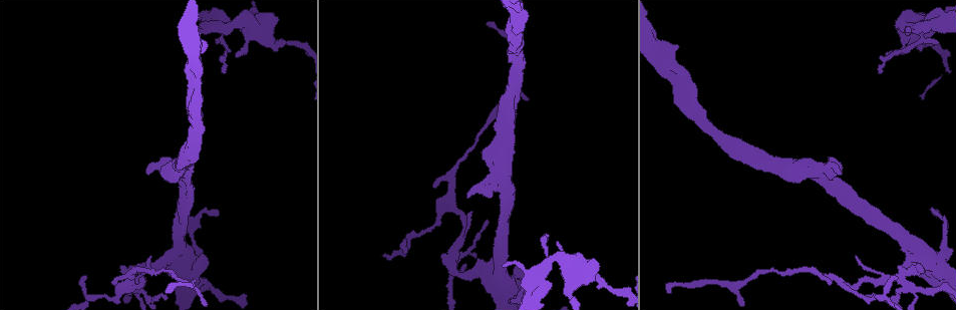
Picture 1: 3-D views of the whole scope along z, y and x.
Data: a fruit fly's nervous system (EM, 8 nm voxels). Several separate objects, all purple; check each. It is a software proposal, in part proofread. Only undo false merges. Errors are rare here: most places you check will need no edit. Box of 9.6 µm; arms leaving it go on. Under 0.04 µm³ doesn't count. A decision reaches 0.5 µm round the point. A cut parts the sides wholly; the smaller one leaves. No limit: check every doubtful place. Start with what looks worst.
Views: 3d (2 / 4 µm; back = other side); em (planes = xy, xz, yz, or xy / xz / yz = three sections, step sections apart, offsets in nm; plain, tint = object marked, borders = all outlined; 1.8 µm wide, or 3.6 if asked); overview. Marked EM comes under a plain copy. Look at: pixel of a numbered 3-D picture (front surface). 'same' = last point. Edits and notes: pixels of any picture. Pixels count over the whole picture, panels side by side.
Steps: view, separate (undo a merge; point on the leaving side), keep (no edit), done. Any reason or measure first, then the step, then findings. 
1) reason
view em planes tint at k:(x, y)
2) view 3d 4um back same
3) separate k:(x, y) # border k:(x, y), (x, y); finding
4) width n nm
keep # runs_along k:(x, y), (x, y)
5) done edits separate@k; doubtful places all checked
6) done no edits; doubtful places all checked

a narrow waist
view em planes tint at 1:(904, 275)

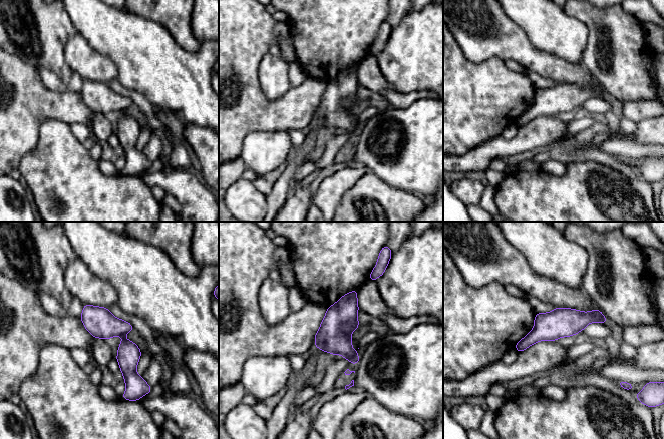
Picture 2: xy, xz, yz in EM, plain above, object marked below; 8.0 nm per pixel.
separate 2:(352, 326) # border 2:(356, 315), (344, 326), (349, 333); two neurons meet here

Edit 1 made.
a fork
view em 3.6um planes tint at 1:(222, 30)

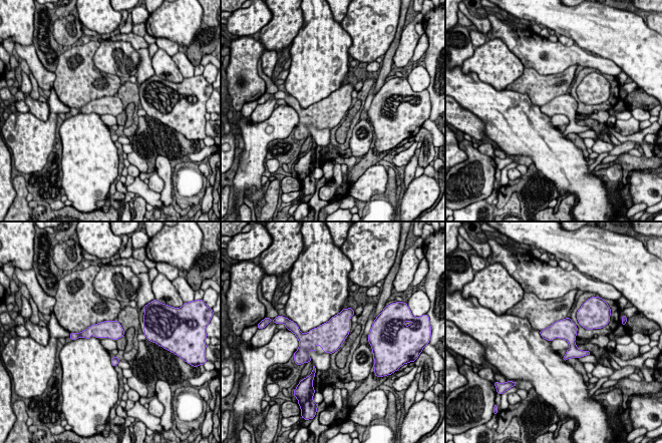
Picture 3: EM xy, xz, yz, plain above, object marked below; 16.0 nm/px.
keep # continuous, no second neuron

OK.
view 3d 4um at 1:(932, 273)

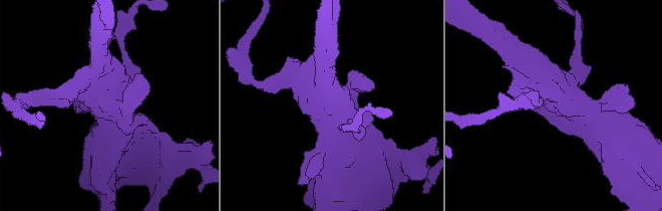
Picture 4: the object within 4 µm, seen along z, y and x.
view em 3.6um xz step 8 tint at 4:(115, 108)

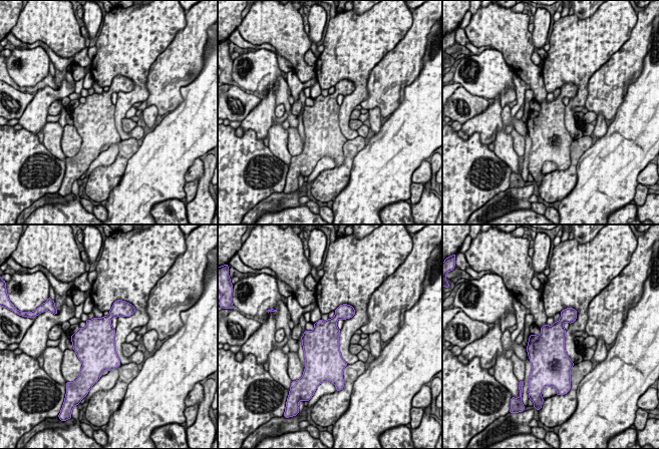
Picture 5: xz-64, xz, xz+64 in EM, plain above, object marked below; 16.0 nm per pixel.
view em 3.6um planes tint same

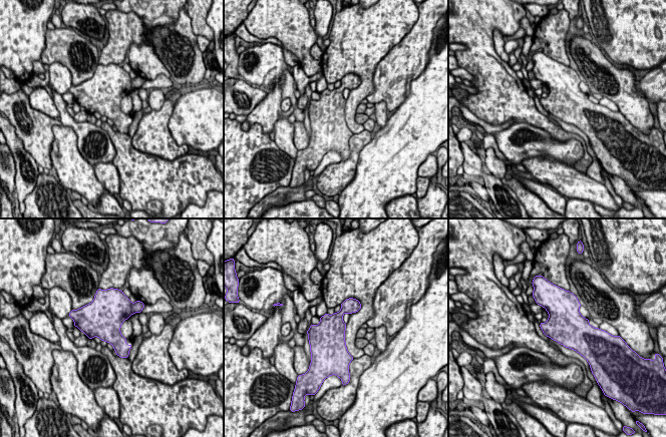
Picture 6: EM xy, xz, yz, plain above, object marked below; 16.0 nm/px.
width 480 nm
keep # one neuron here

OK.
done edits separate@2; doubtful places all checked

